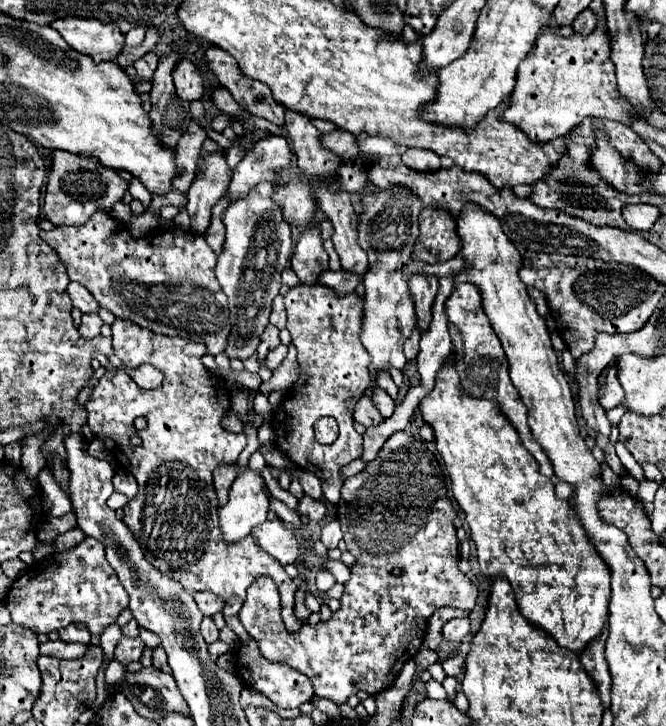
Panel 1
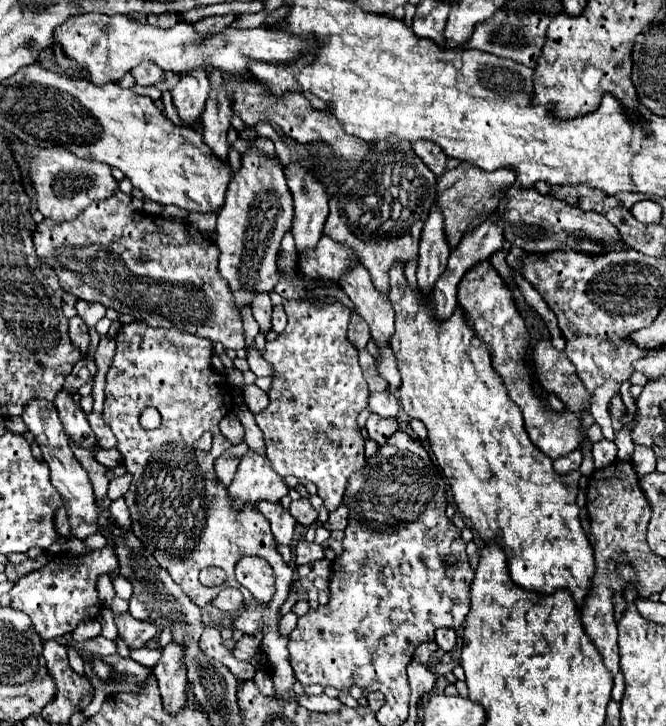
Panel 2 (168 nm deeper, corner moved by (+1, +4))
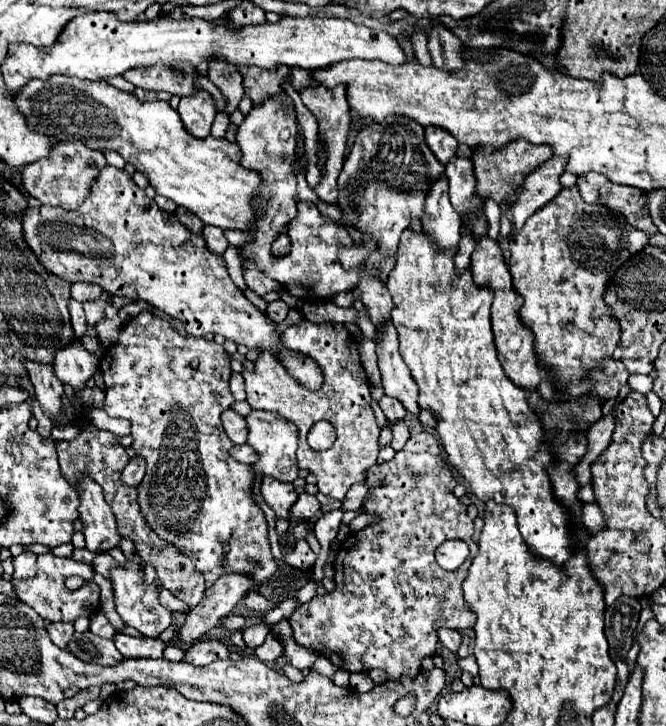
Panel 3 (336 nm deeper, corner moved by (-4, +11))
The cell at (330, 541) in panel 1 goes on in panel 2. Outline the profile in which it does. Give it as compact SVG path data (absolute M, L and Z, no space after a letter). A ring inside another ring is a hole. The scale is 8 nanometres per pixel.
M340 505L334 513L330 513L328 521L322 523L322 525L324 525L328 531L336 531L336 529L344 529L346 523L348 523L348 509L346 509L346 505Z

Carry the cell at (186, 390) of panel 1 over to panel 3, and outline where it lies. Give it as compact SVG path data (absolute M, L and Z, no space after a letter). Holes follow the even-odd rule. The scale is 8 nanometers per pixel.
M149 310L139 312L133 320L129 320L129 324L121 330L115 346L111 346L107 350L107 354L101 358L101 372L105 378L105 406L103 410L109 416L119 416L119 418L127 418L131 422L131 436L133 436L133 446L135 452L139 456L143 456L147 460L147 474L143 478L143 482L137 486L139 490L139 506L143 510L143 516L147 520L147 524L159 532L159 536L163 536L163 540L175 544L179 550L185 552L185 556L189 556L195 564L195 568L205 576L207 588L215 584L215 578L229 574L229 572L247 572L253 576L255 582L263 582L267 578L273 576L273 572L277 570L277 564L273 560L273 554L269 550L269 540L267 540L267 522L265 522L265 514L261 512L261 508L257 504L253 504L251 500L251 484L255 480L255 474L251 472L251 466L245 466L241 462L237 462L235 458L229 456L229 450L233 448L231 440L227 438L223 426L221 426L221 412L225 412L227 408L231 408L231 404L235 402L233 394L229 392L229 378L231 378L231 366L229 366L229 356L225 352L223 346L215 344L213 340L207 342L203 338L193 338L193 336L181 336L167 320L161 320L157 316L153 316Z

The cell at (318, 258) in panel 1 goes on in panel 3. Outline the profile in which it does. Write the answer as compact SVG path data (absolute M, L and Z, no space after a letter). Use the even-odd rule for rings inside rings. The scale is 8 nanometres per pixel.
M321 84L317 86L309 86L305 90L301 90L301 100L303 104L313 112L313 116L319 122L319 136L325 144L327 150L327 162L325 162L325 174L319 182L319 186L315 188L315 194L323 200L323 202L337 202L337 176L341 174L343 168L343 158L345 158L345 144L347 144L347 136L349 136L349 126L351 126L351 108L347 102L347 86L339 84L335 88L325 88Z

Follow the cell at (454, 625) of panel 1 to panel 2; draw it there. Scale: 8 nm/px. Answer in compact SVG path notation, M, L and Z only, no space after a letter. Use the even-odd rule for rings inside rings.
M438 629L434 641L438 643L440 649L444 651L452 651L456 645L456 631L454 629Z

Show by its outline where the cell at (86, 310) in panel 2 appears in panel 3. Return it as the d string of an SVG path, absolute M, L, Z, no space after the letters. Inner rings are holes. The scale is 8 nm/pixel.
M71 284L71 298L77 300L77 302L93 302L101 296L101 288L99 284Z

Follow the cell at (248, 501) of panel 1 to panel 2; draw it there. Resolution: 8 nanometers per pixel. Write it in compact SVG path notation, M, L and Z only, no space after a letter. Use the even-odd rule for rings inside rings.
M254 451L242 457L236 477L228 487L232 507L242 511L246 505L256 505L260 501L280 501L288 493L286 483L270 467L270 461Z

